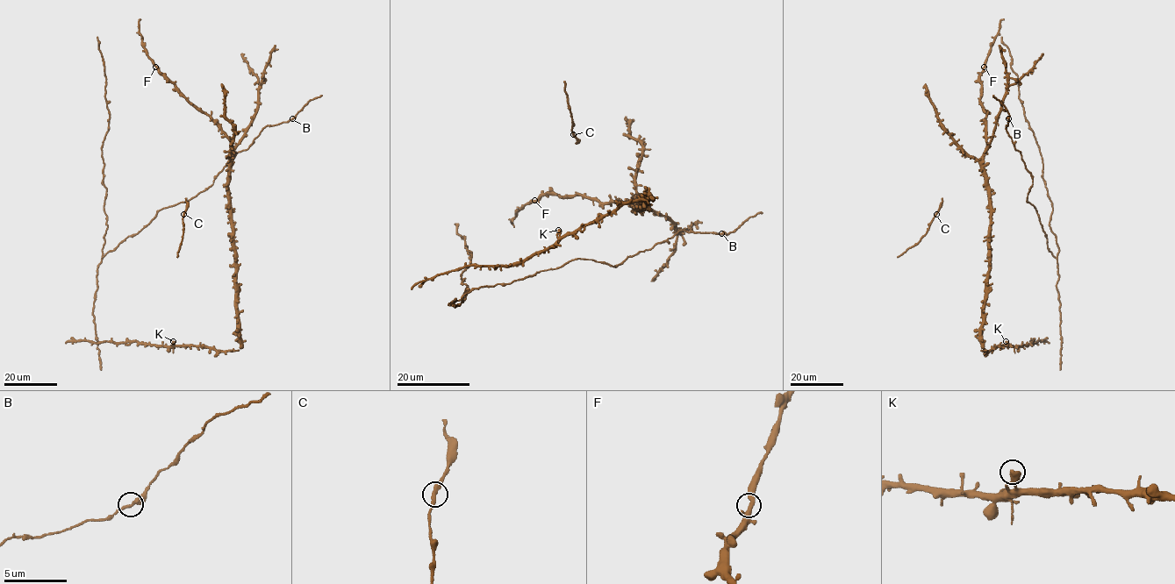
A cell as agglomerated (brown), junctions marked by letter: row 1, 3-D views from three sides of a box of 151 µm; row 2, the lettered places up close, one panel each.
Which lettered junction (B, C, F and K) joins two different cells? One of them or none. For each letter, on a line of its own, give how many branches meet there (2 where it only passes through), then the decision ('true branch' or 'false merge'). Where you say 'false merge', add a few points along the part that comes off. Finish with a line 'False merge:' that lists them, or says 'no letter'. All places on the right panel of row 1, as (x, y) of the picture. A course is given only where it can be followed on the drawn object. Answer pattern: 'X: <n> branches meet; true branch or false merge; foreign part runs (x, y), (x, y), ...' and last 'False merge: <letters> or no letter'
B: 2 branches meet; true branch
C: 2 branches meet; true branch
F: 2 branches meet; true branch
K: 2 branches meet; true branch
False merge: no letter

